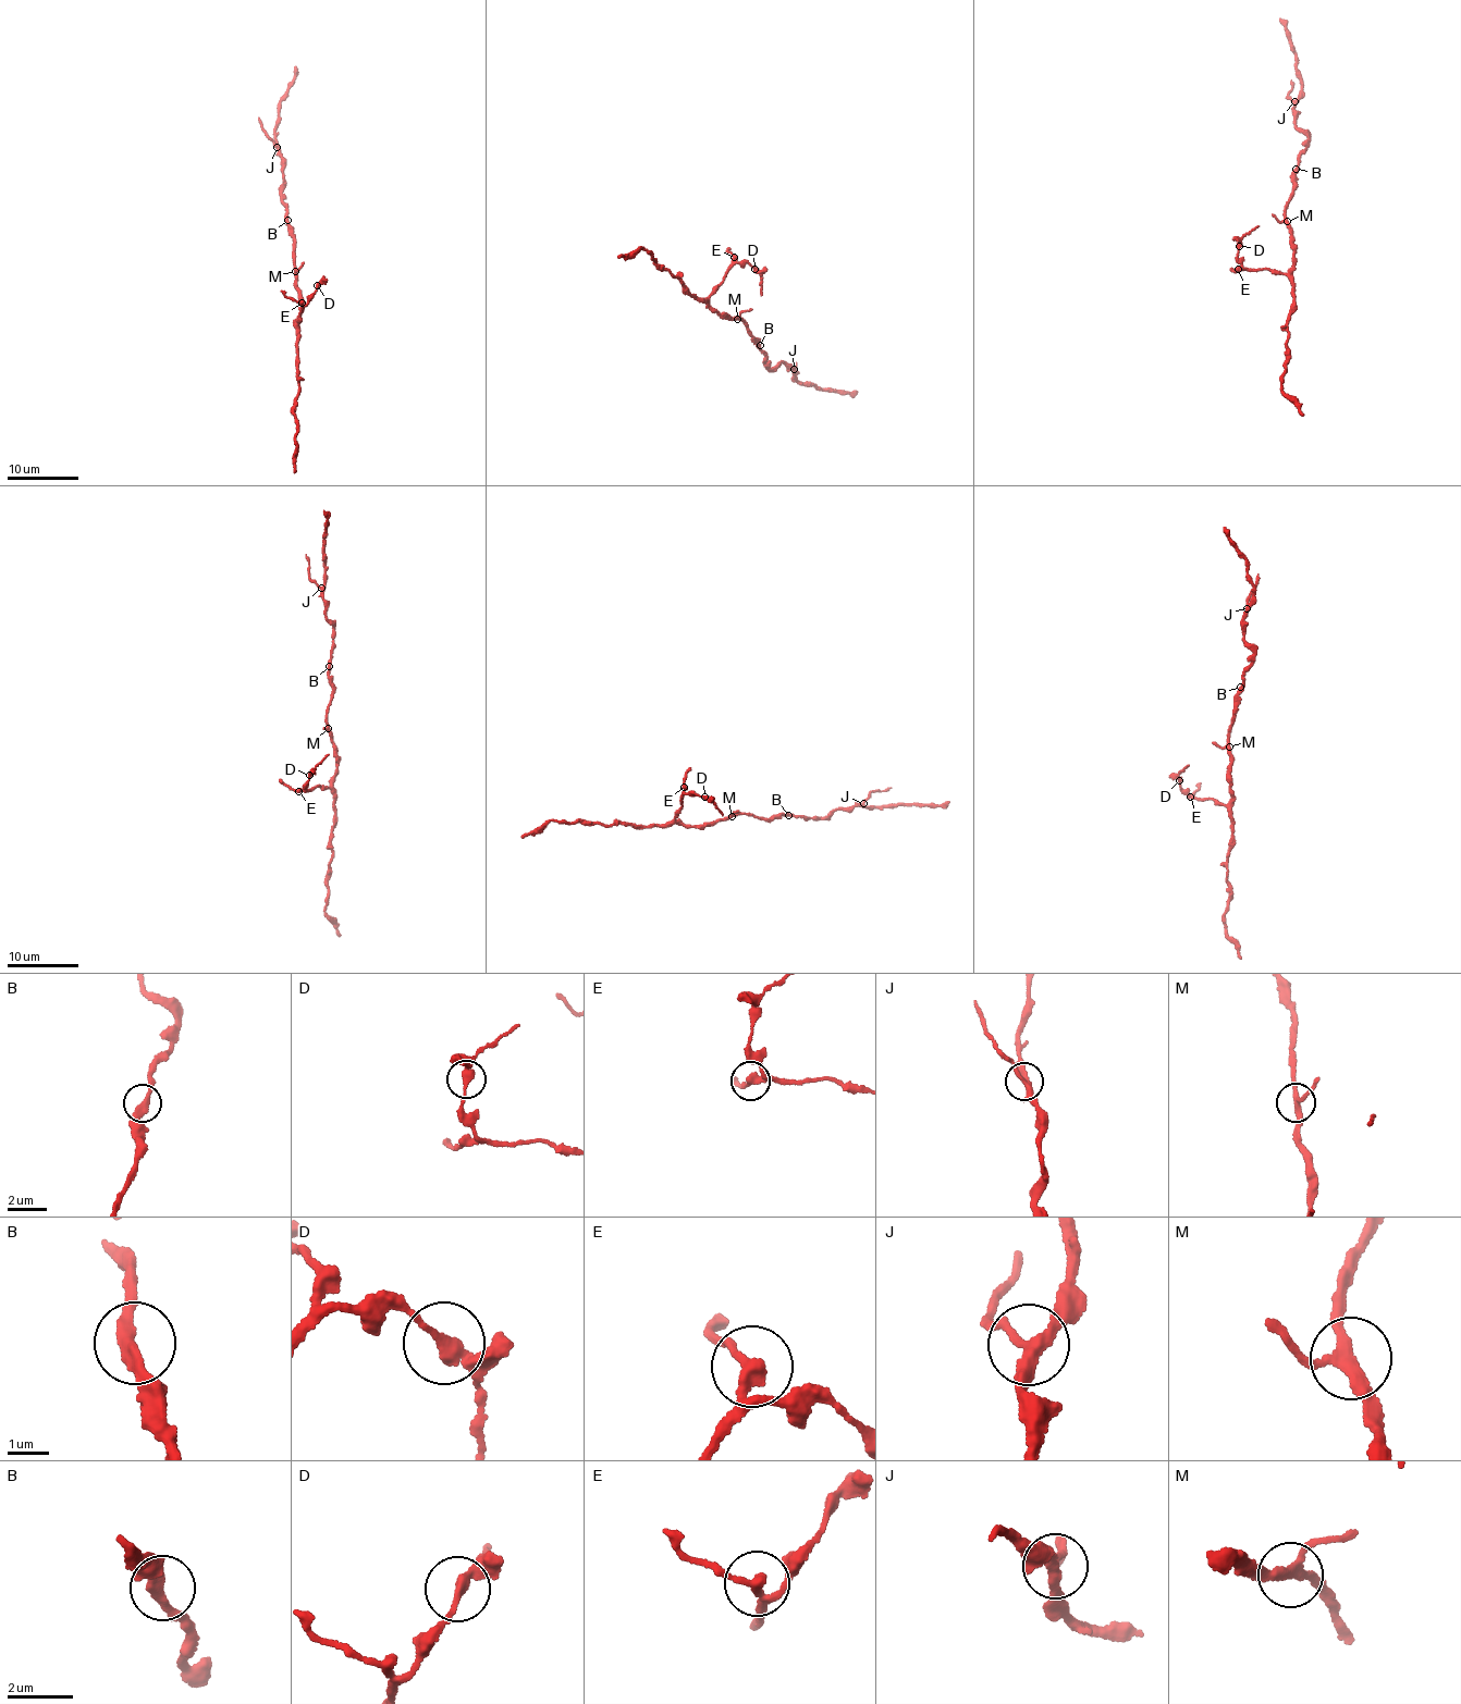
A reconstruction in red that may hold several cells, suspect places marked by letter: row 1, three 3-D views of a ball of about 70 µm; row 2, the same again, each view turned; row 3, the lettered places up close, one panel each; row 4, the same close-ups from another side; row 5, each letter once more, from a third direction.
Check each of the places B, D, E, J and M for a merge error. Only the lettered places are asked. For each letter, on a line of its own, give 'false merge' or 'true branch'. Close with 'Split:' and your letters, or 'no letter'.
B: true branch
D: true branch
E: true branch
J: true branch
M: true branch
Split: no letter

